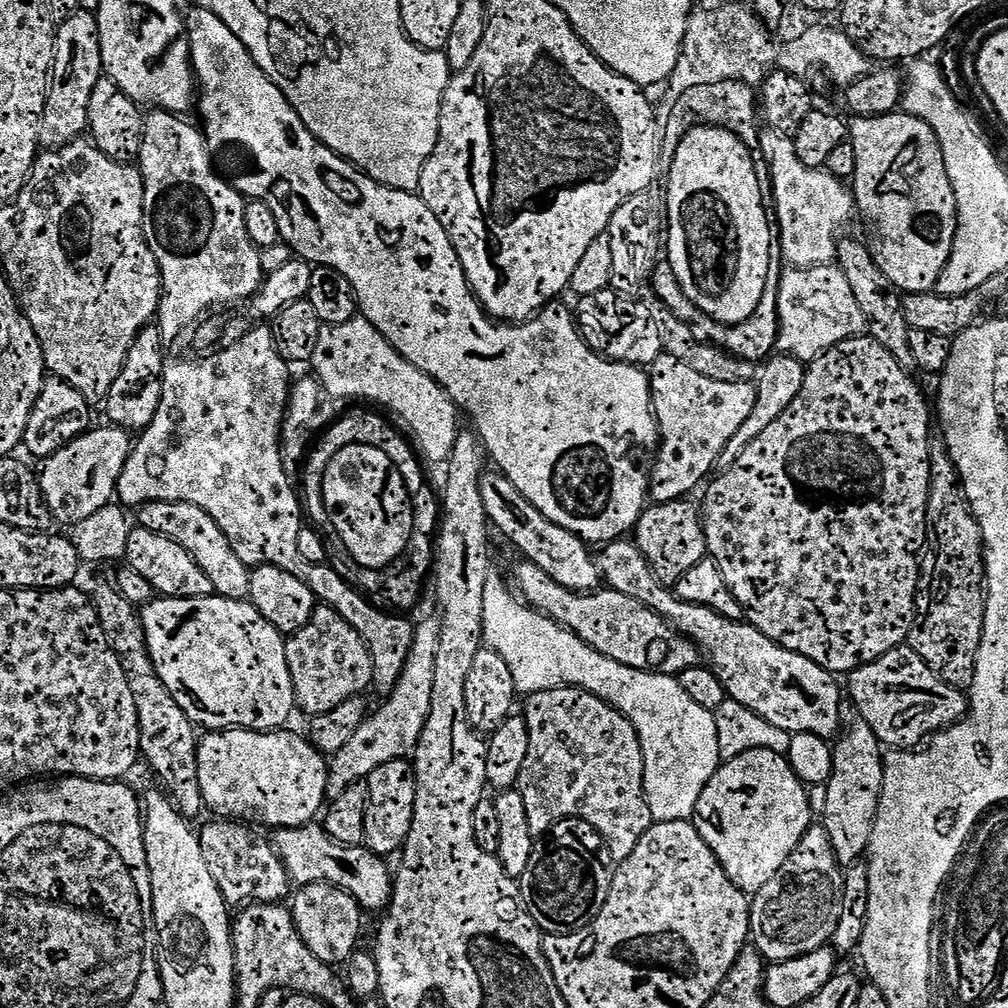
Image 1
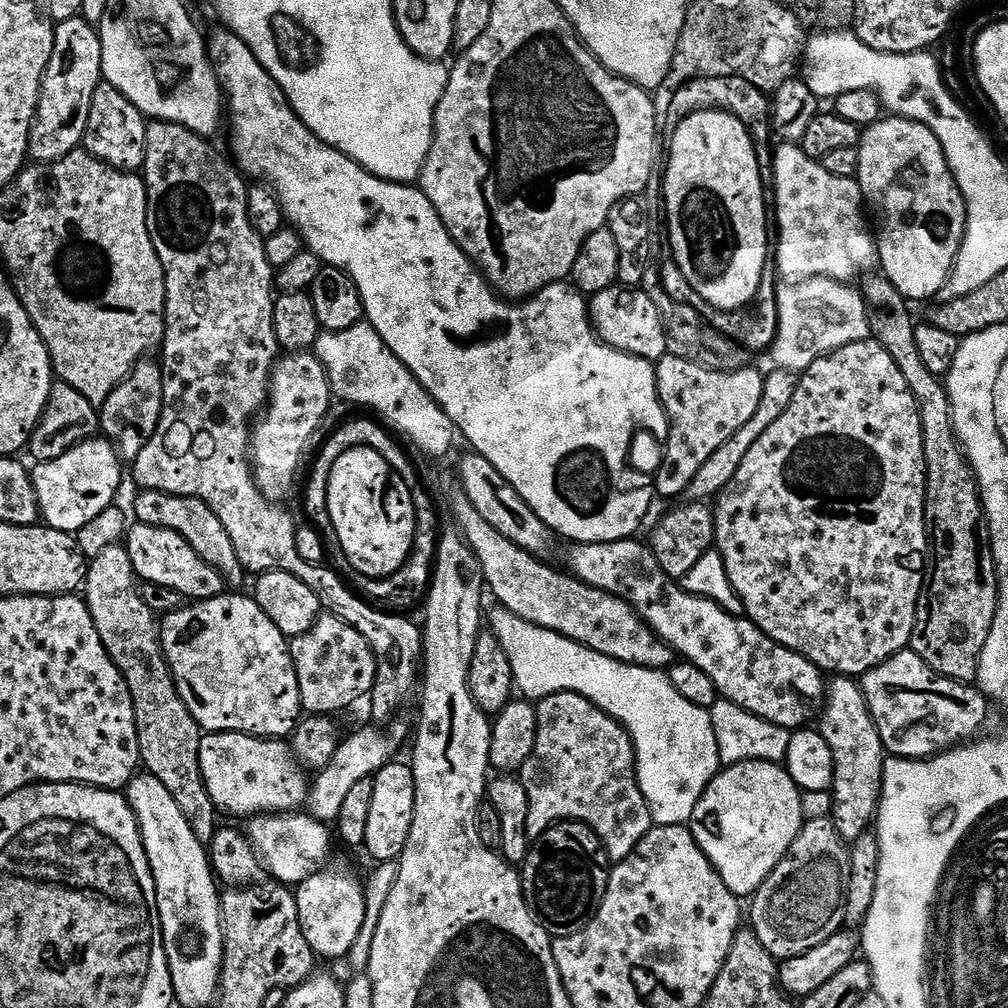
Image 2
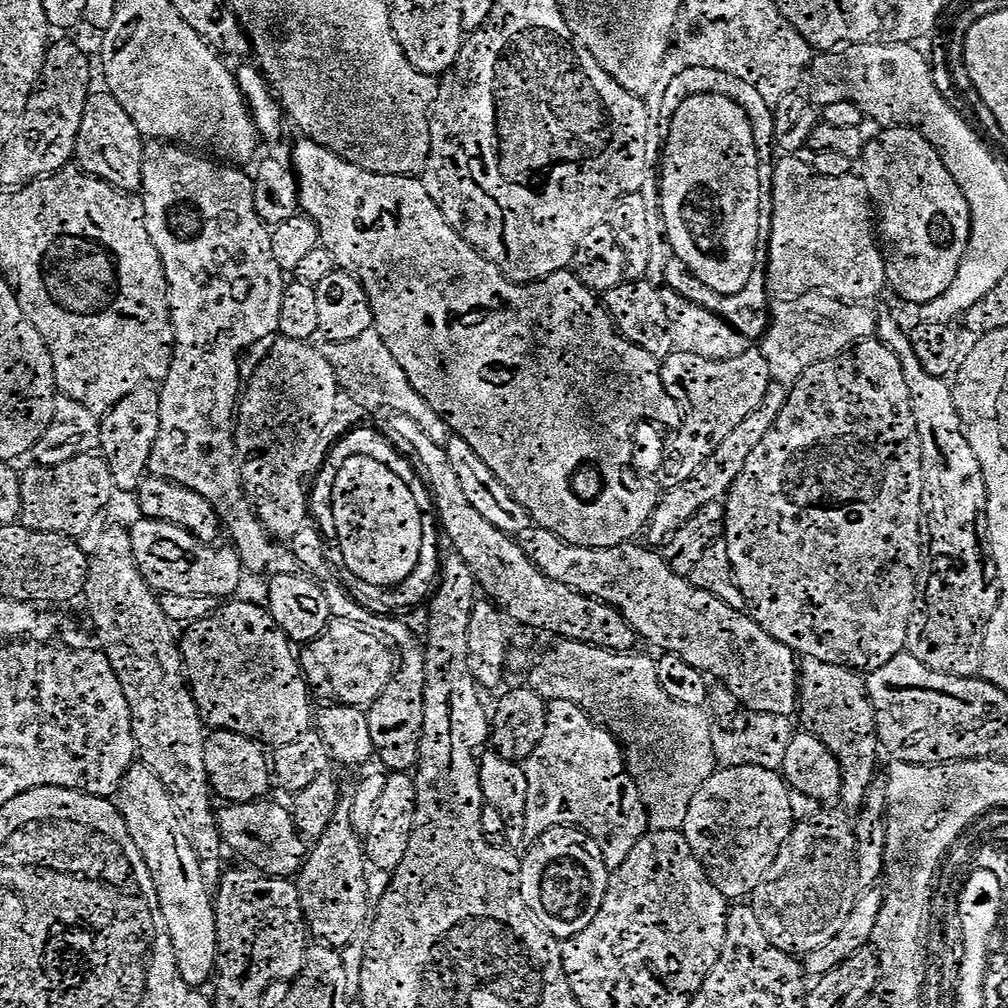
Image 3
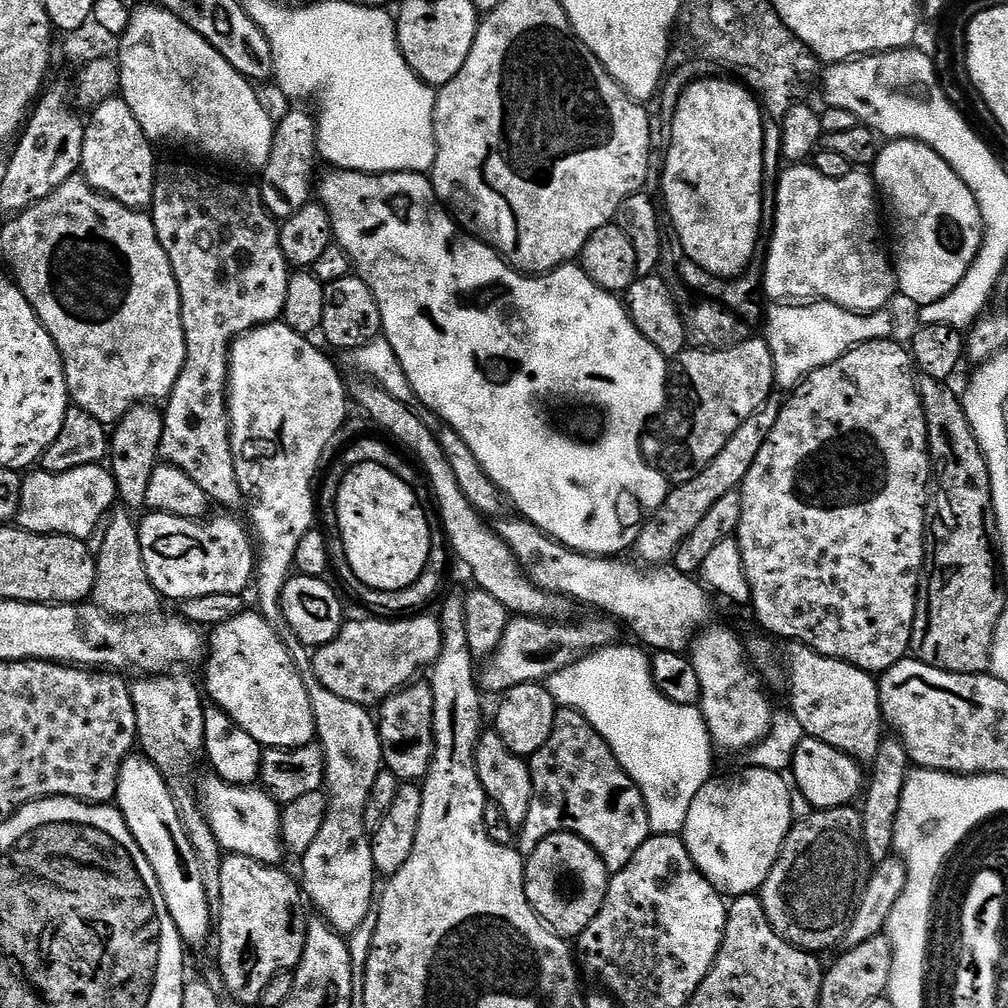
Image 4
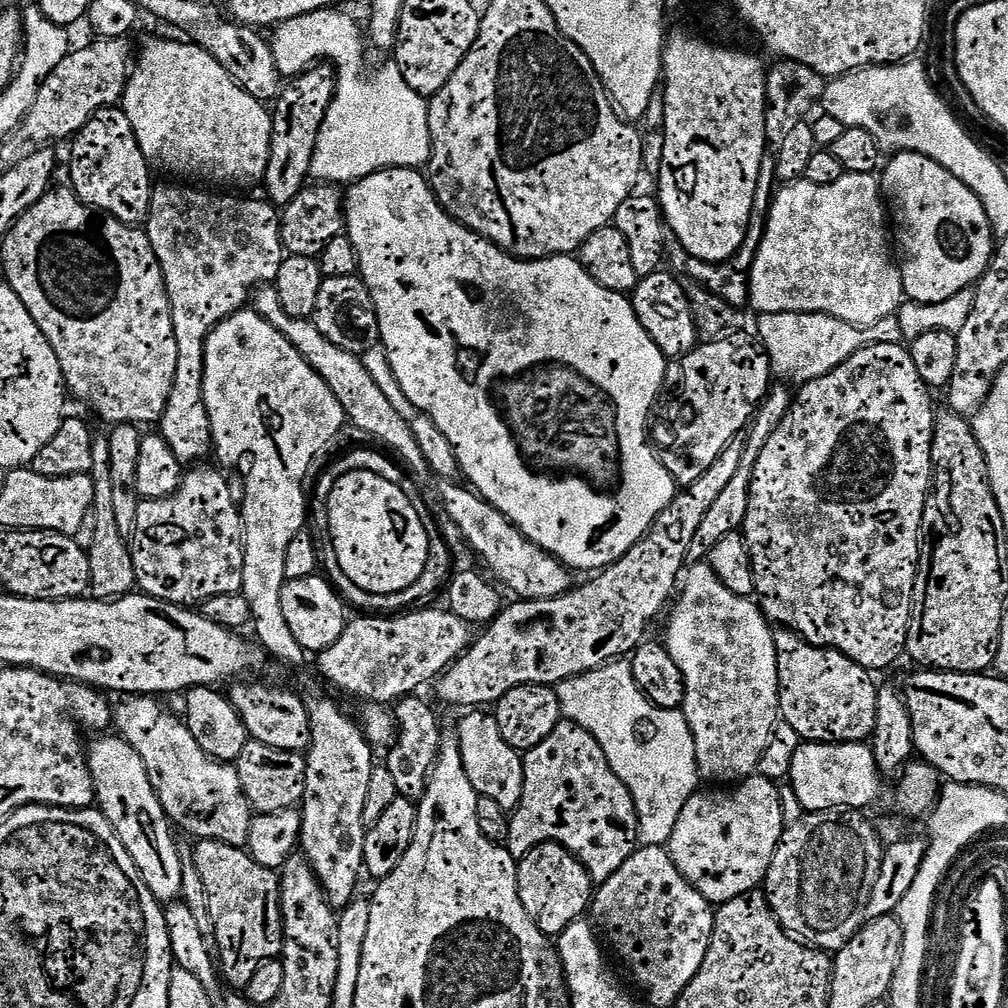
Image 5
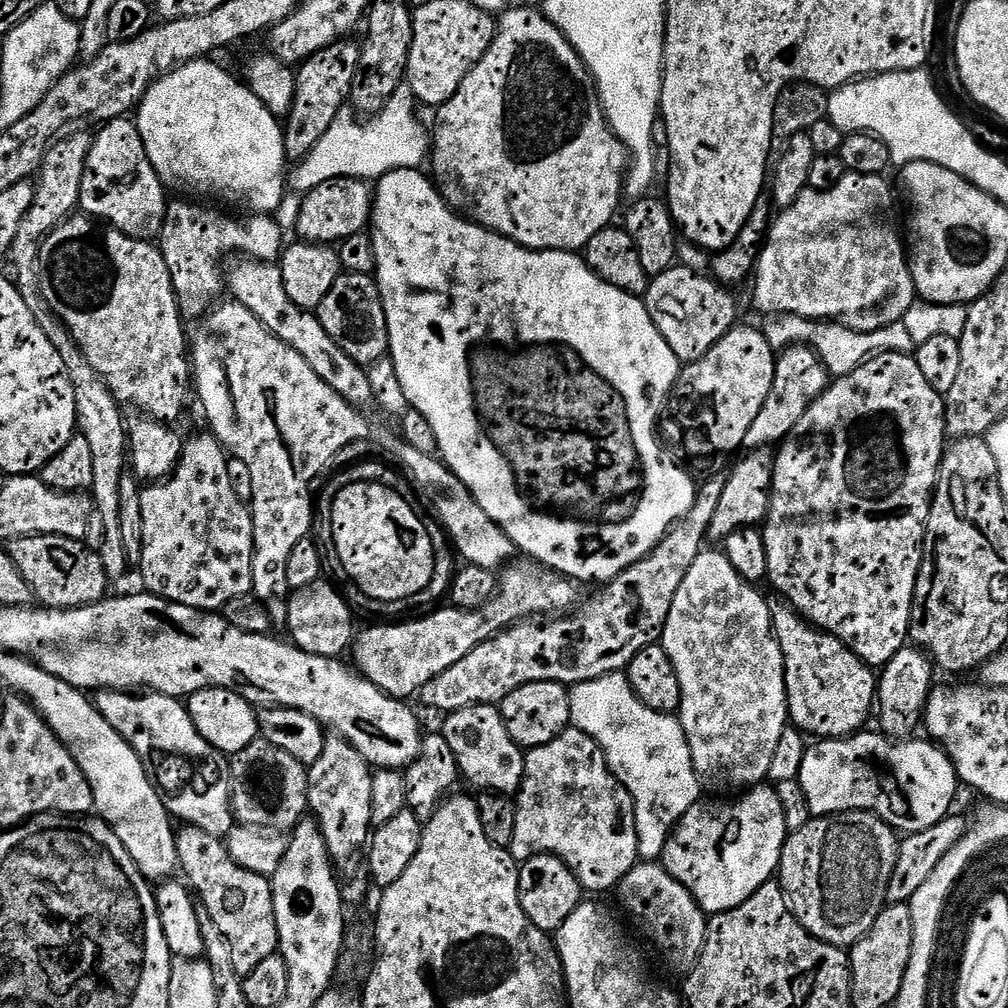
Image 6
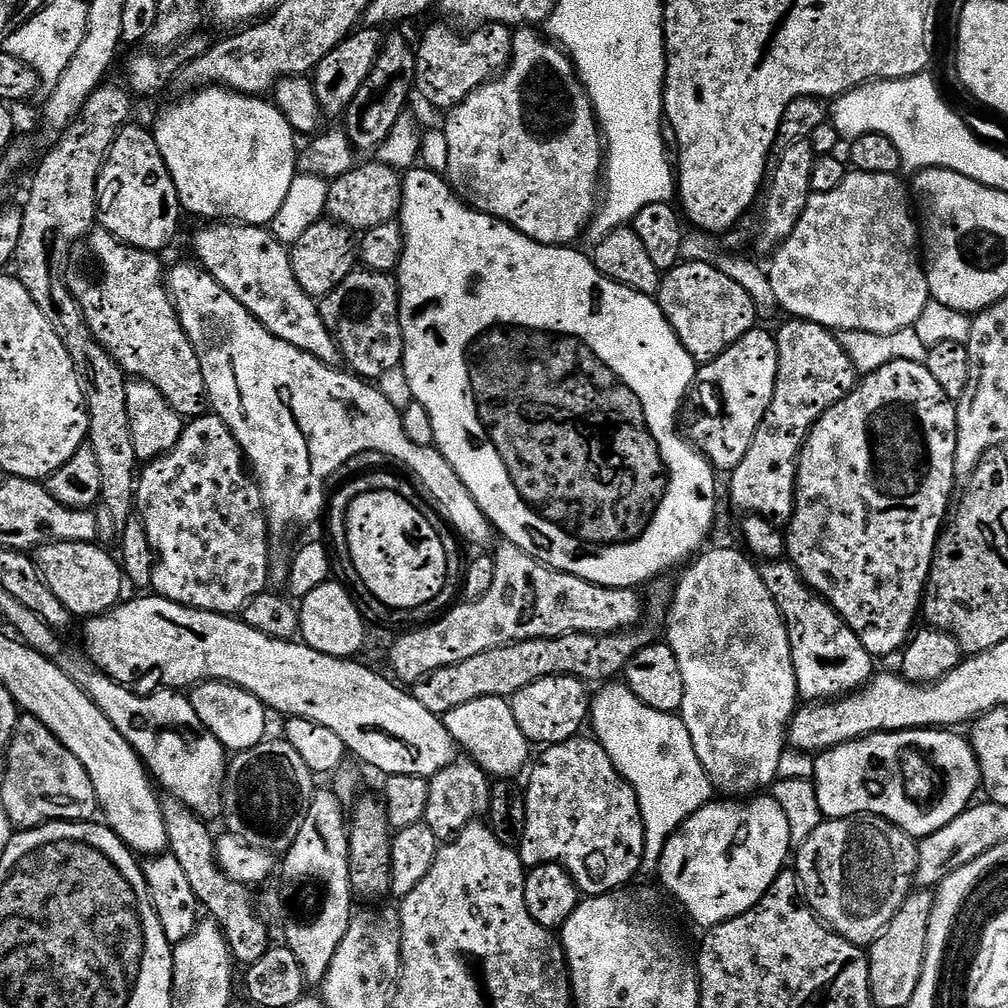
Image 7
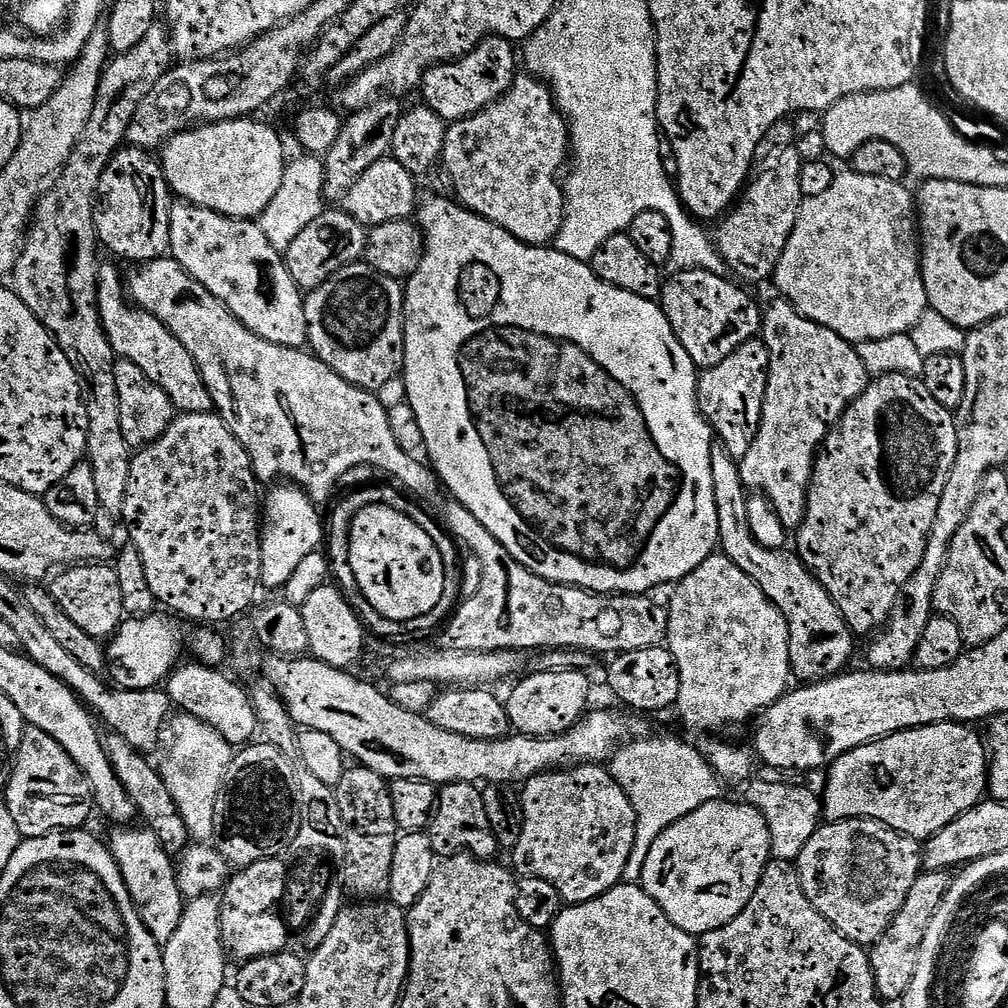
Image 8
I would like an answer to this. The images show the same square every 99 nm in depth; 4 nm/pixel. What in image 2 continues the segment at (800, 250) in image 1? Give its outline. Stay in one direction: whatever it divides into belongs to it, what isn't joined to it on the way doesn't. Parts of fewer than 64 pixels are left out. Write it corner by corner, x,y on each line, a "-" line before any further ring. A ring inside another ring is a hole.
781,143
779,147
775,149
774,155
776,158
776,209
782,210
782,214
784,214
784,208
788,208
788,206
790,206
790,202
794,202
794,200
804,200
804,218
778,218
778,226
780,227
778,239
780,239
780,241
778,241
777,244
775,241
774,255
776,258
776,271
779,279
784,282
799,282
802,280
813,280
814,278
821,276
827,280
837,280
839,284
851,285
853,282
856,282
852,280
858,279
857,281
859,281
861,277
863,277
865,274
868,274
863,274
863,272
870,271
872,267
875,269
878,264
878,244
874,239
873,233
872,236
870,233
868,233
868,224
866,221
864,221
864,212
866,213
866,201
864,199
864,195
860,192
859,179
853,178
851,175
849,175
850,177
839,176
838,173
831,172
830,169
824,168
828,166
825,166
823,163
821,163
821,161
812,160
806,155
806,153
804,153
802,149
800,149
799,146
795,144

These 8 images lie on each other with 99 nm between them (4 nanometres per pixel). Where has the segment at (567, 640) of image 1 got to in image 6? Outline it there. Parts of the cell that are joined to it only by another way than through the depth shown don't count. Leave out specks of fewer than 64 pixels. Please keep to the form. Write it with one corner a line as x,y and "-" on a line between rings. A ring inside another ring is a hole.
612,672
609,676
571,685
568,697
572,724
580,732
594,738
594,742
598,742
598,746
604,751
610,770
632,796
636,807
639,859
644,862
659,861
663,857
664,845
667,844
672,829
701,799
702,785
700,779
696,777
684,728
675,715
656,712
650,706
643,704
636,696
636,691
632,689
632,684
624,672

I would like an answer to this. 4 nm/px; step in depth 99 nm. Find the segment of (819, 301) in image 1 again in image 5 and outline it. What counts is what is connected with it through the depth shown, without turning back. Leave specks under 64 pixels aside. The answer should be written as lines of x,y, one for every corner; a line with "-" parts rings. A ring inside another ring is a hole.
765,312
759,319
759,343
768,353
773,373
799,382
817,380
830,374
830,370
842,366
846,358
872,344
898,344
904,340
899,315
887,316
882,318
882,322
865,328
821,312

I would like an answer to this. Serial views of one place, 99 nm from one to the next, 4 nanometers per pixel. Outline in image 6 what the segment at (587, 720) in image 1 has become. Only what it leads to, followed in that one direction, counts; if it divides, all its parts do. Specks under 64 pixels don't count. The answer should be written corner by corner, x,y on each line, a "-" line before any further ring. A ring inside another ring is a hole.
574,726
542,746
527,749
524,757
524,780
514,799
516,822
510,851
518,862
543,854
559,856
567,864
569,871
576,875
585,893
608,892
611,888
613,891
625,874
638,863
640,843
632,796
610,770
598,742
594,742
594,738

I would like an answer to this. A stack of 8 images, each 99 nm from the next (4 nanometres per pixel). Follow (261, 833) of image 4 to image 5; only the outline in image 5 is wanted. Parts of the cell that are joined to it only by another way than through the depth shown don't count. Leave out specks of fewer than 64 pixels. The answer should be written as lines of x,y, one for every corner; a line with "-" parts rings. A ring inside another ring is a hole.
140,694
135,698
128,698
121,708
117,707
114,712
114,724
118,729
119,735
125,740
130,747
135,750
142,758
142,762
146,766
148,770
148,777
152,780
152,786
156,790
156,795
160,798
160,805
164,807
164,811
168,813
169,817
177,825
180,824
185,828
188,832
193,832
196,835
196,838
200,840
217,840
218,842
222,842
223,844
235,844
237,846
244,846
248,843
249,836
252,835
252,823
254,821
254,812
248,803
248,798
244,794
244,787
242,786
242,782
240,781
240,769
237,767
235,763
232,762
221,762
219,760
215,760
213,756
210,754
206,754
206,750
202,750
202,746
198,744
196,739
194,738
194,734
189,730
187,723
183,719
180,720
176,716
171,716
170,713
167,712
166,709
163,708
162,705
159,704
159,699
149,698
147,695

